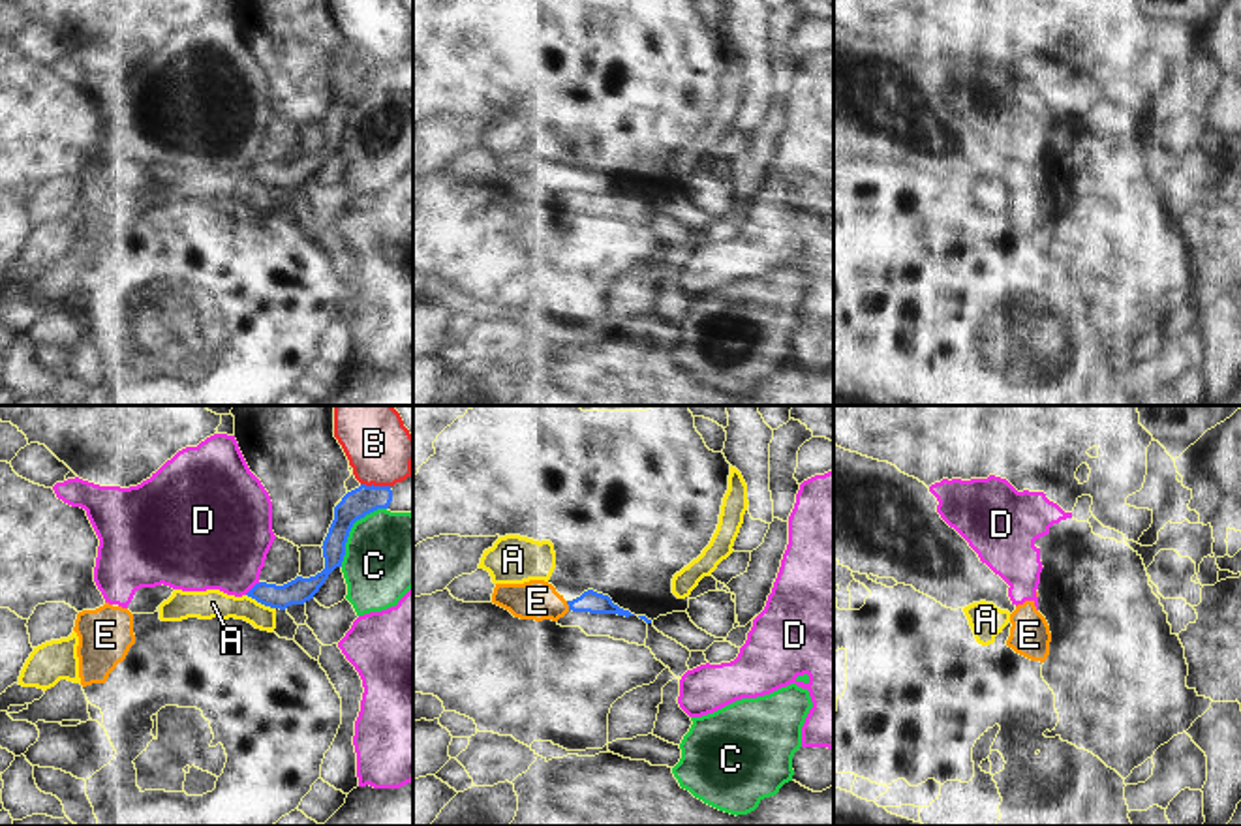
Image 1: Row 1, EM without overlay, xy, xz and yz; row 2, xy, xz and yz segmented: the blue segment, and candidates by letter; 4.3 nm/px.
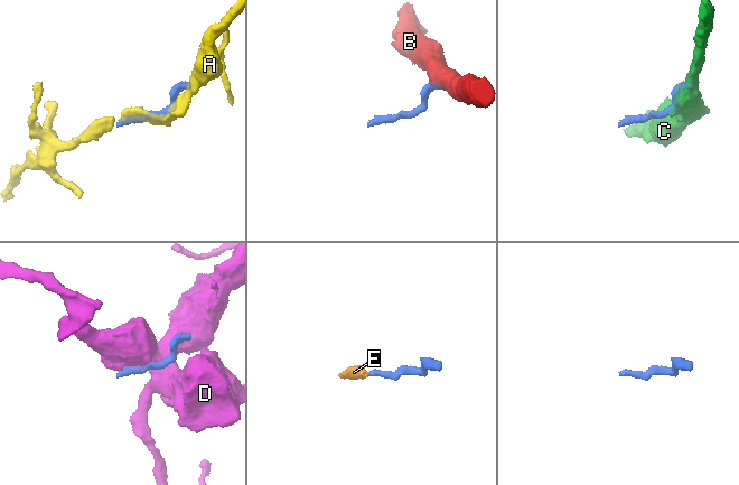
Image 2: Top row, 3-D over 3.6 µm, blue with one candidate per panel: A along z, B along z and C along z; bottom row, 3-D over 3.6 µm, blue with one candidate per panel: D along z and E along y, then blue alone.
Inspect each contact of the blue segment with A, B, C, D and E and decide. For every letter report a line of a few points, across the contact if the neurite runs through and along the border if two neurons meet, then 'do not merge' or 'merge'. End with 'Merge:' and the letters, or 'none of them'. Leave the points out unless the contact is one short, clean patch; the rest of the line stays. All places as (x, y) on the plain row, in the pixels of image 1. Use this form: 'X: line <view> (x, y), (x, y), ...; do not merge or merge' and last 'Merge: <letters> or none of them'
A: line xy (246, 173), (275, 188); do not merge
B: line xy (361, 62), (389, 66); do not merge
C: line xy (385, 87), (367, 92), (353, 104), (340, 145); do not merge
D: line xy (260, 162), (245, 173); do not merge
E: line xz (590, 181), (567, 183), (543, 183), (536, 179); merge
Merge: E

